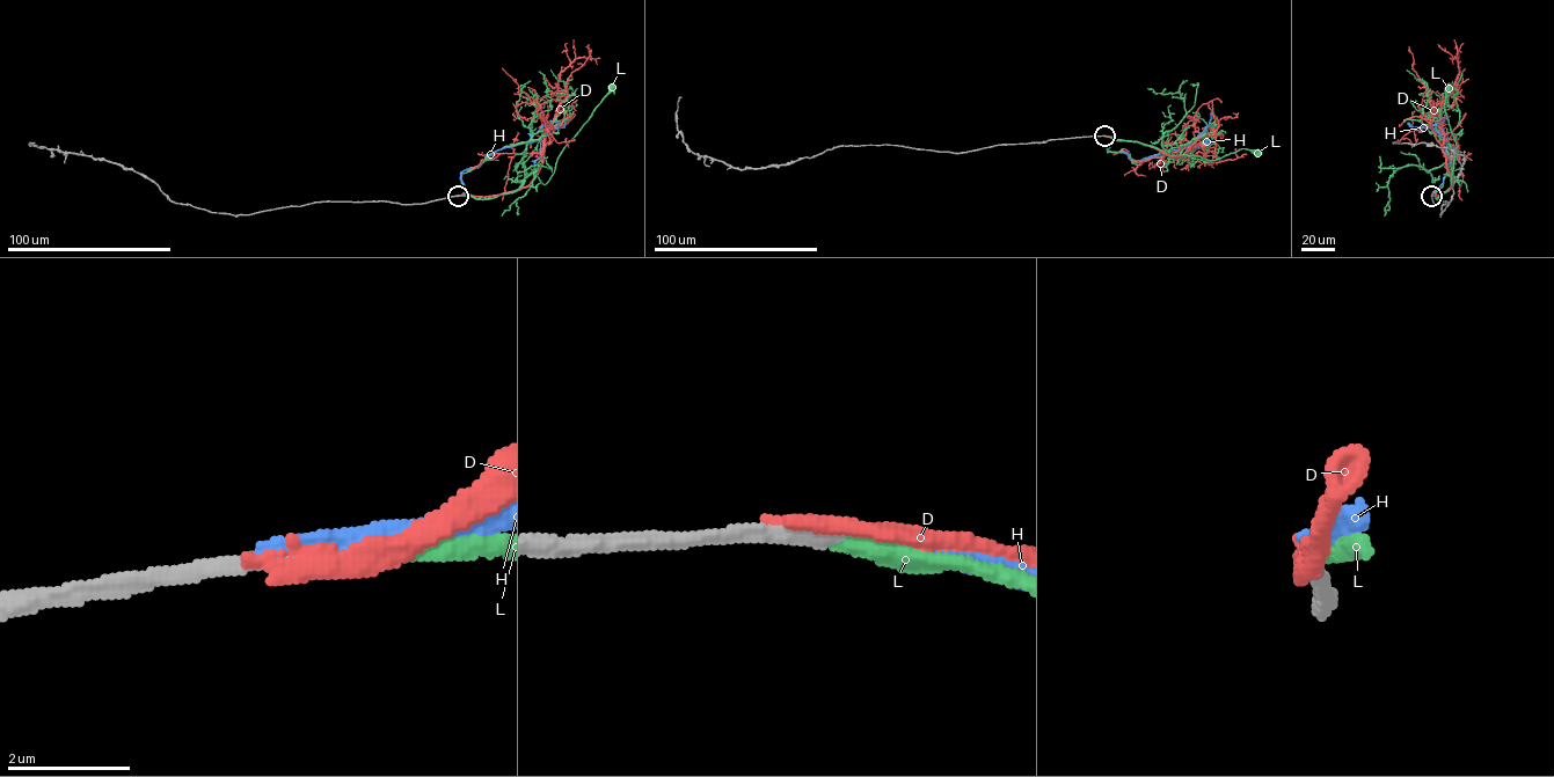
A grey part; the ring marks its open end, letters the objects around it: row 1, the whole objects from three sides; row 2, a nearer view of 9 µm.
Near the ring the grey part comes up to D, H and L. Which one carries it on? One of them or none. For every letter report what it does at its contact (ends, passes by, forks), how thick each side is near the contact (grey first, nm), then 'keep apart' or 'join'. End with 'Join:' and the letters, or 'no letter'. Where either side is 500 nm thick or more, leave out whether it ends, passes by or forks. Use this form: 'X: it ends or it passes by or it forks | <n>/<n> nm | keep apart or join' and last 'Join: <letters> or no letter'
D: it ends | 360/340 nm | keep apart
H: it ends | 340/280 nm | keep apart
L: it ends | 280/320 nm | join
Join: L

